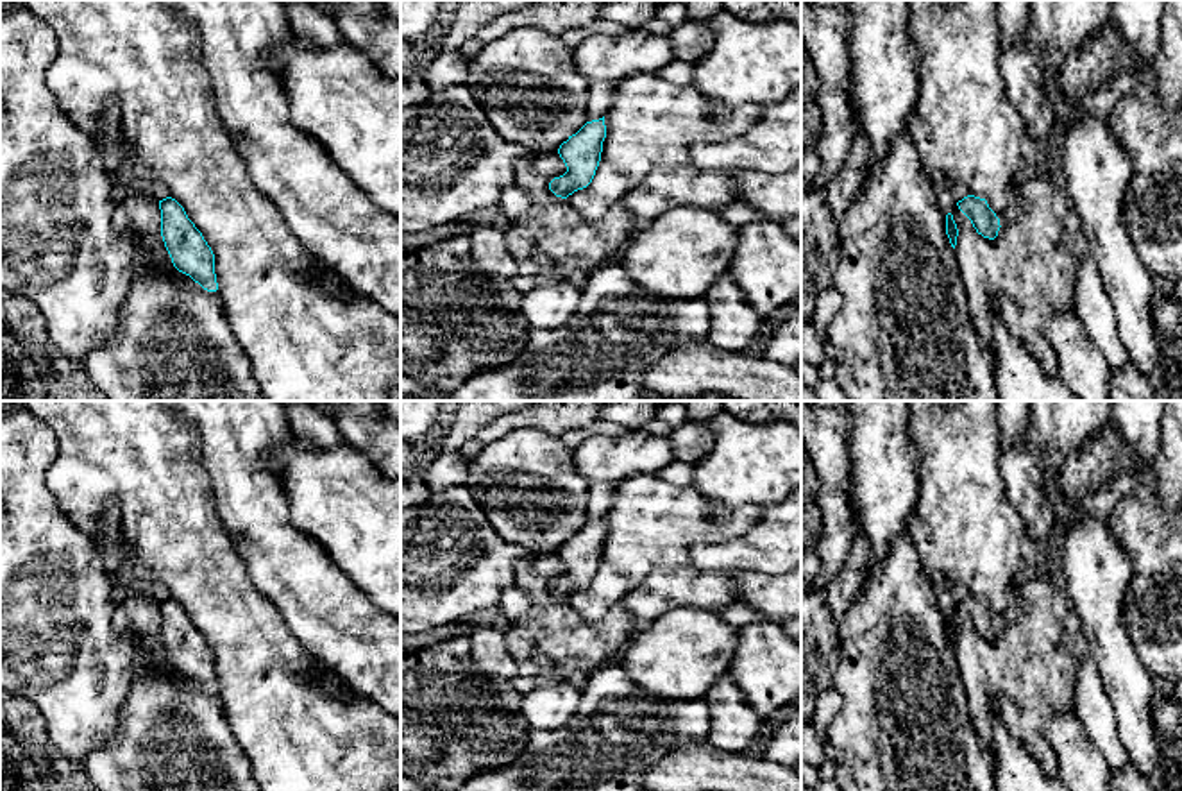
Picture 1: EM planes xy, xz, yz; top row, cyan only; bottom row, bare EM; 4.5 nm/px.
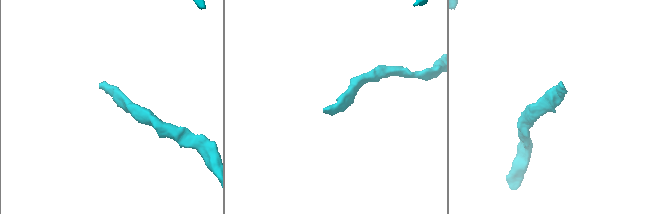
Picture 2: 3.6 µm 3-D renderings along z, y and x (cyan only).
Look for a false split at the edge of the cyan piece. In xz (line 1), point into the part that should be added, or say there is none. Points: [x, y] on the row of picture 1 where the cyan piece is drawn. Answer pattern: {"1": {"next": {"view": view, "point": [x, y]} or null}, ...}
{"1": {"next": null}}

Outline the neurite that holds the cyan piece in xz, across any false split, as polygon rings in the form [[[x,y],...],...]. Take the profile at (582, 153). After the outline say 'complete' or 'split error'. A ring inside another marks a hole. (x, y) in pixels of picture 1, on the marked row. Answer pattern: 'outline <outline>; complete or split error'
outline [[[604,116],[587,122],[576,134],[569,136],[558,149],[567,172],[549,183],[549,190],[567,199],[578,190],[587,188],[599,166],[603,141],[606,138]]]; complete

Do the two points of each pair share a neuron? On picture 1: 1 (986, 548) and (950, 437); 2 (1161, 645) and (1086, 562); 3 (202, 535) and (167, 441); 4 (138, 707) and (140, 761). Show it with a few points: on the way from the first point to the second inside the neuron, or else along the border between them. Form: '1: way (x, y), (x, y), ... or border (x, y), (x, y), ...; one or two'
1: way (962, 521), (957, 464); one
2: border (1134, 575), (1123, 605), (1123, 629), (1131, 645); two
3: way (179, 512), (167, 500), (167, 464); one
4: way (140, 720), (140, 748); one

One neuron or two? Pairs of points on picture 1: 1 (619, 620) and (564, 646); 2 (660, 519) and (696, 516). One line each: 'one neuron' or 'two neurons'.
1: one neuron
2: one neuron

